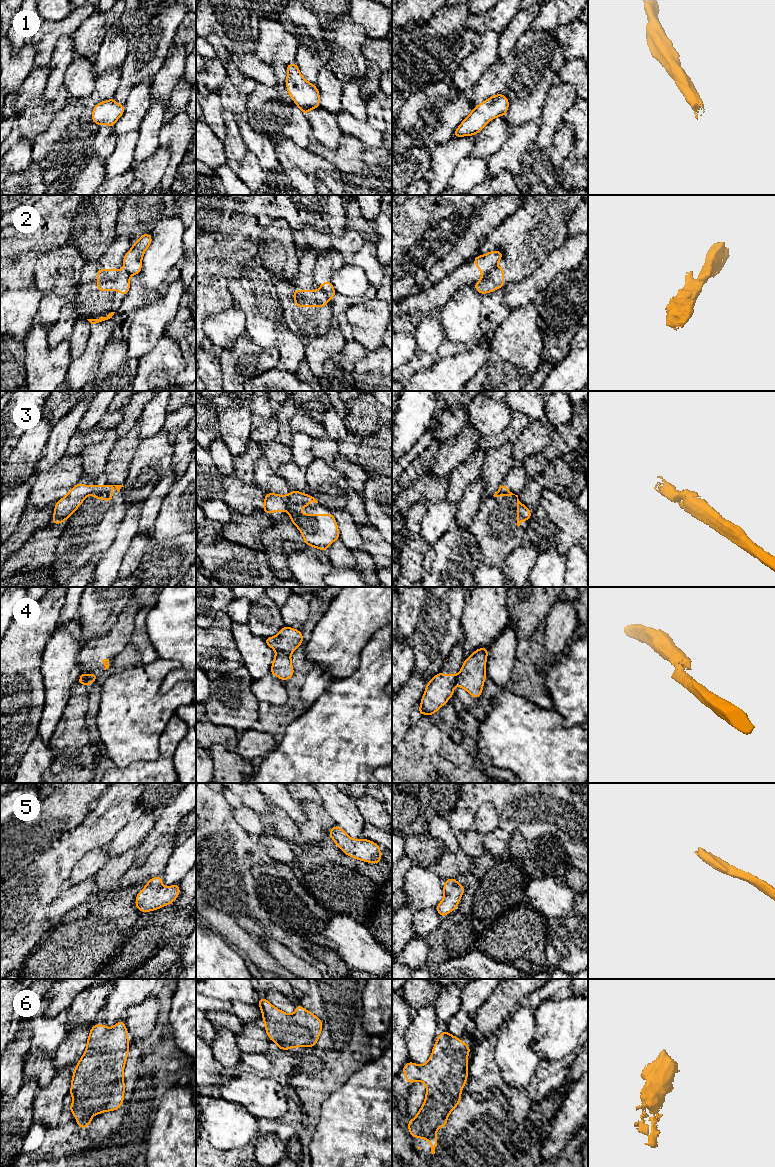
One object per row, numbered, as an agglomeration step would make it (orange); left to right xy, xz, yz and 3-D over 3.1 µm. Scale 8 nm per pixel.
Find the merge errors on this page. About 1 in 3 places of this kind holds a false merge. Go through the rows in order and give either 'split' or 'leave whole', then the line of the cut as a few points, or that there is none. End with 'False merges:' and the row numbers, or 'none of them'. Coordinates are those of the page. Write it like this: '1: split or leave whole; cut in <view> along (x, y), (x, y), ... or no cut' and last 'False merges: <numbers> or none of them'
1: leave whole; no cut
2: split; cut in yz along (495, 266), (483, 277)
3: split; cut in xz along (282, 496), (286, 503), (286, 510)
4: split; cut in xz along (276, 650), (286, 652), (289, 655)
5: leave whole; no cut
6: leave whole; no cut
False merges: 2, 3, 4

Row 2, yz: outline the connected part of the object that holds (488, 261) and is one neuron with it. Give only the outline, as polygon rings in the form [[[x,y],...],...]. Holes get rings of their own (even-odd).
[[[493,250],[484,255],[474,257],[474,266],[480,269],[480,274],[484,277],[490,272],[491,269],[496,267],[502,257],[502,252],[499,250]]]

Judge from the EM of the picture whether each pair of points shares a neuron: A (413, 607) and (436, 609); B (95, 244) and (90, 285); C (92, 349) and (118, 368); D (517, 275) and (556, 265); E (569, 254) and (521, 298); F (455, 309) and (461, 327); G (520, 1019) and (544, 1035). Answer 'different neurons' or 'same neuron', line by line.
A: different neurons
B: different neurons
C: different neurons
D: different neurons
E: same neuron
F: same neuron
G: different neurons

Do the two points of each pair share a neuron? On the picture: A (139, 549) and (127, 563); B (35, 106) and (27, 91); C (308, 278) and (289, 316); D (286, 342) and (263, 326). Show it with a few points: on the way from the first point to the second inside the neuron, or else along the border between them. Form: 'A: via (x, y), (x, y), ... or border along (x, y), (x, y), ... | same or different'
A: via (136, 552), (130, 560) | same
B: border along (42, 94), (31, 98), (18, 115) | different
C: via (305, 287), (305, 300), (298, 307) | same
D: border along (278, 325), (277, 346) | different

